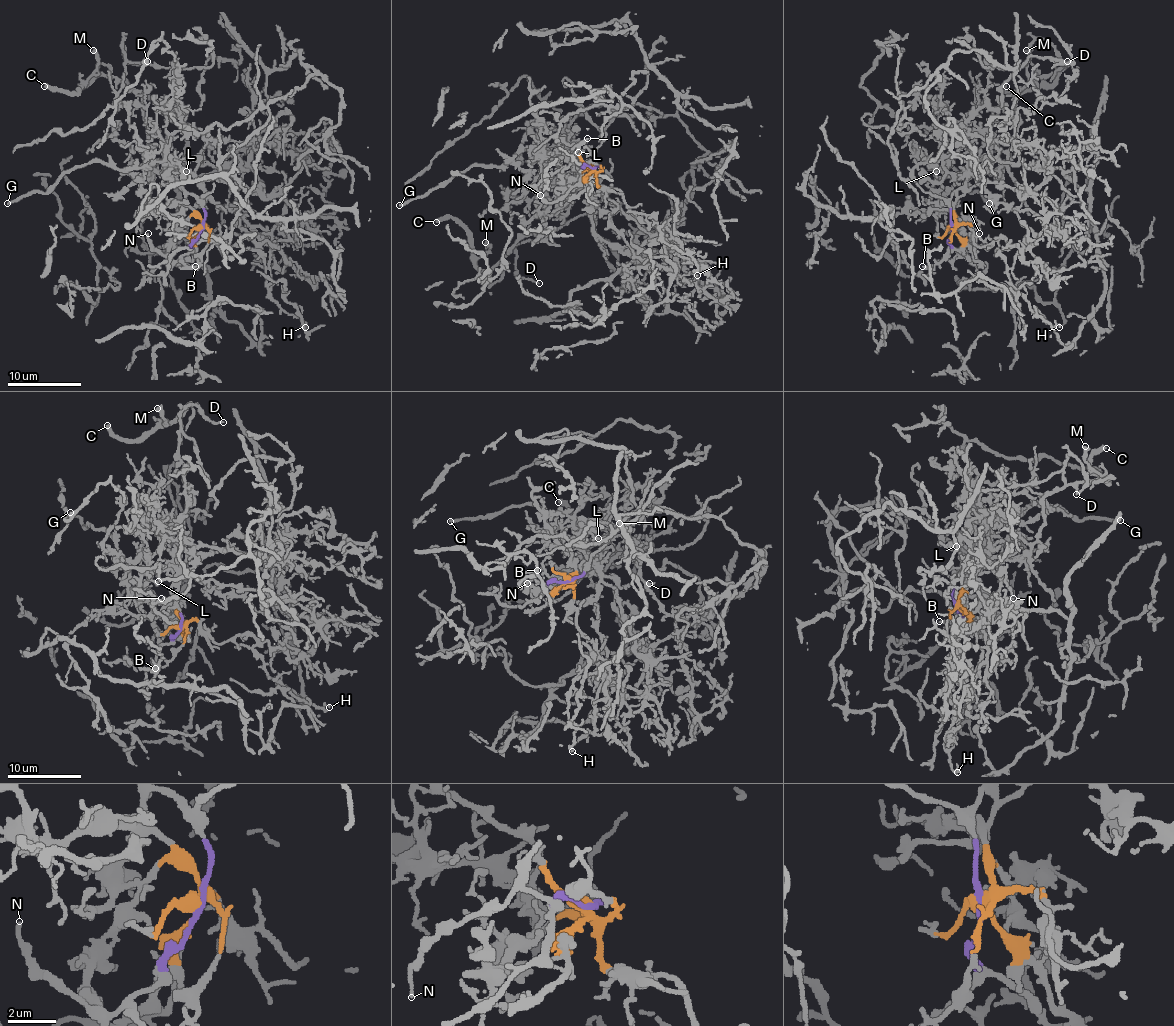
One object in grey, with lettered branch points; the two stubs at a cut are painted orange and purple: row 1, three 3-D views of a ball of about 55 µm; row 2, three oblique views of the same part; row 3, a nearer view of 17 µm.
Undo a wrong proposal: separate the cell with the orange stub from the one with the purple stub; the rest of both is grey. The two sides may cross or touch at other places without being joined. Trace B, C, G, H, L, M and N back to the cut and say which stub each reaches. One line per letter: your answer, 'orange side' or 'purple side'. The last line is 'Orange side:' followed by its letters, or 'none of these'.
B: purple side
C: purple side
G: orange side
H: orange side
L: orange side
M: purple side
N: purple side
Orange side: G, H, L

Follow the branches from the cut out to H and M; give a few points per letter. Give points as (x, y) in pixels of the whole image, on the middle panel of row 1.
H: (593, 167), (597, 184), (622, 195), (635, 215), (655, 220), (659, 235), (692, 259), (698, 275)
M: (593, 167), (560, 191), (536, 235), (520, 239), (481, 270), (476, 261), (490, 248), (485, 242)

